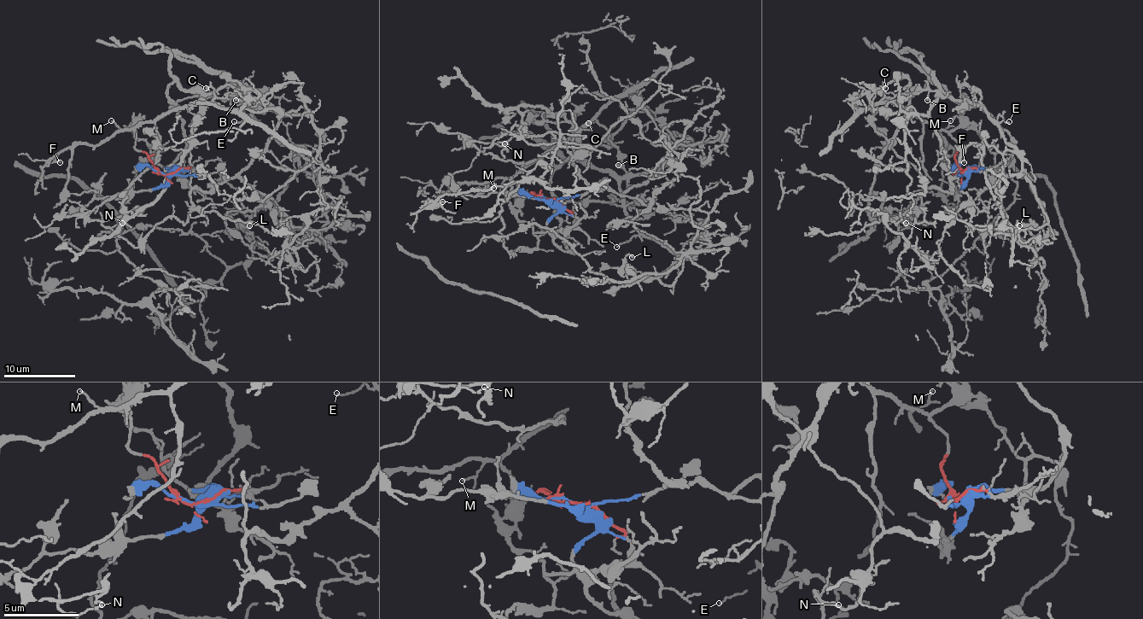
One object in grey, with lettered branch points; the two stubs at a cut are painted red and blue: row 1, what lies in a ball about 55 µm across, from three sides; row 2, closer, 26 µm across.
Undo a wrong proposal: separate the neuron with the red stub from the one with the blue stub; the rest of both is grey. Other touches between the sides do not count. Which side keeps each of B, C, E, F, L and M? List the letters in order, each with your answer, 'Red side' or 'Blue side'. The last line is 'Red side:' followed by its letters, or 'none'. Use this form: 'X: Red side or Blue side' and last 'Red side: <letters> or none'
B: Red side
C: Red side
E: Blue side
F: Red side
L: Blue side
M: Red side
Red side: B, C, F, M

